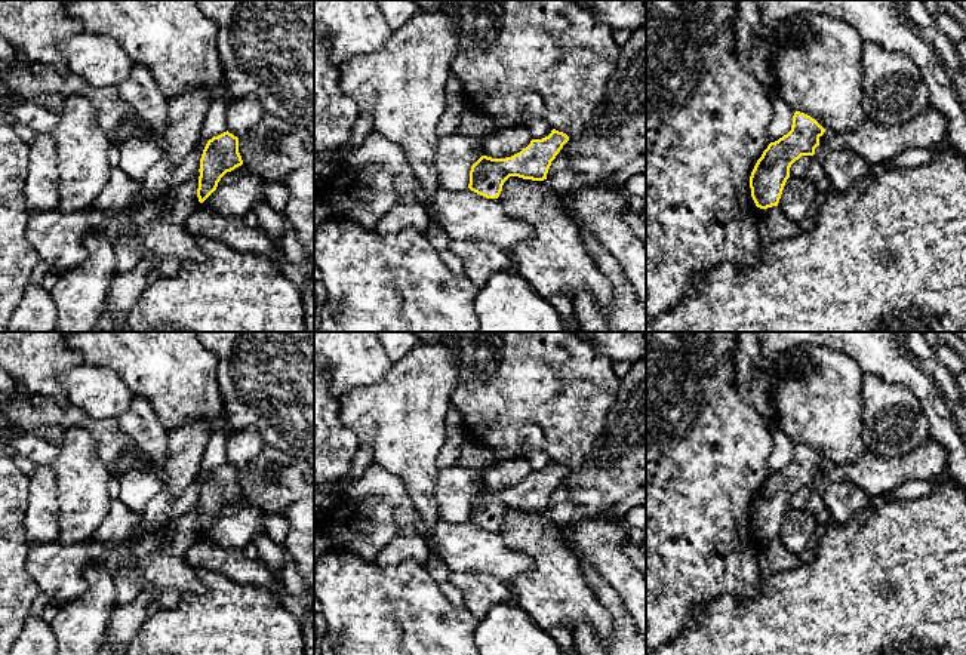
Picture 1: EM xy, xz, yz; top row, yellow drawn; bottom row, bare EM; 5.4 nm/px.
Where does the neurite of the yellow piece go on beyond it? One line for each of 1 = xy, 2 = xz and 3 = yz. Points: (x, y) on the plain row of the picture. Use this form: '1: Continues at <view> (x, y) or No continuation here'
1: No continuation here
2: No continuation here
3: No continuation here

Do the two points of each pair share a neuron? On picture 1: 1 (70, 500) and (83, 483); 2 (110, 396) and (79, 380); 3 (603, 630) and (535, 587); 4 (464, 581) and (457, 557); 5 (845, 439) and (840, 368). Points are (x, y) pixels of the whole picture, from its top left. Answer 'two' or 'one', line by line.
1: one
2: one
3: one
4: two
5: one

